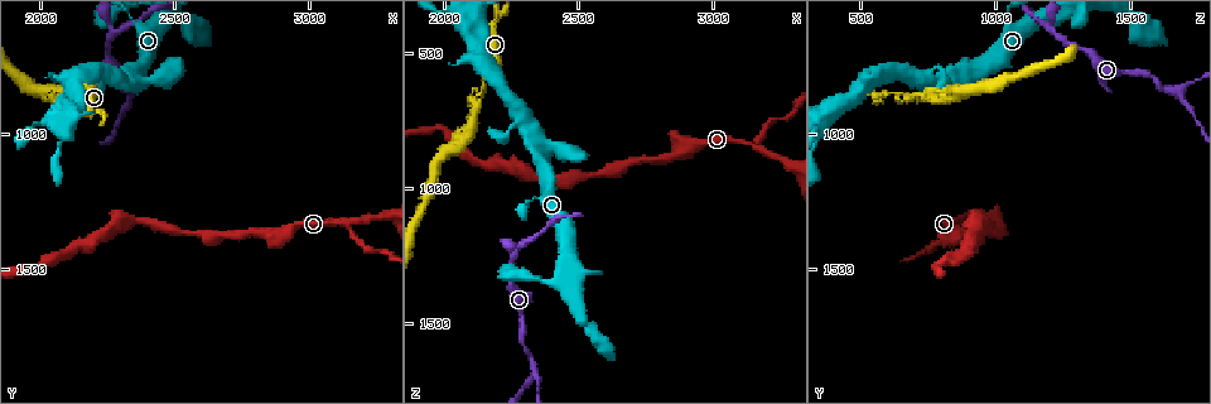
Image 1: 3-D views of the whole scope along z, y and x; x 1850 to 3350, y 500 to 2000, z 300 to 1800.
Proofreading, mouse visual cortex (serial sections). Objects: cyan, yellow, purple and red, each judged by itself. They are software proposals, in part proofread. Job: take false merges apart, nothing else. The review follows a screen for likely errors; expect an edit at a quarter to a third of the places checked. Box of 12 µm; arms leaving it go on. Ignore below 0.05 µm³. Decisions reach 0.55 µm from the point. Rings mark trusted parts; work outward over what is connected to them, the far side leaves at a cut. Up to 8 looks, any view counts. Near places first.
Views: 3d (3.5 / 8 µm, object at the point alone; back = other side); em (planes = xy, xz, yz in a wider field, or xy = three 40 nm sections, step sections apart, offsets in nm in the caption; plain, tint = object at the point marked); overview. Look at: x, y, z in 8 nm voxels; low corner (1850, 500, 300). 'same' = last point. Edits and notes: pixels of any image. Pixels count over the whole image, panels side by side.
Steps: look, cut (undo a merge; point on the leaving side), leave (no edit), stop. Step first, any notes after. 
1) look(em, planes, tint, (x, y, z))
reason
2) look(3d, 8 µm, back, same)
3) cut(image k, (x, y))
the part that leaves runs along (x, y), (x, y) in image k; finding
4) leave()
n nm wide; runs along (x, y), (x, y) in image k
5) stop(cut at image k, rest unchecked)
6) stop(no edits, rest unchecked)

look(3d, 8 µm, (2280, 630, 1230))

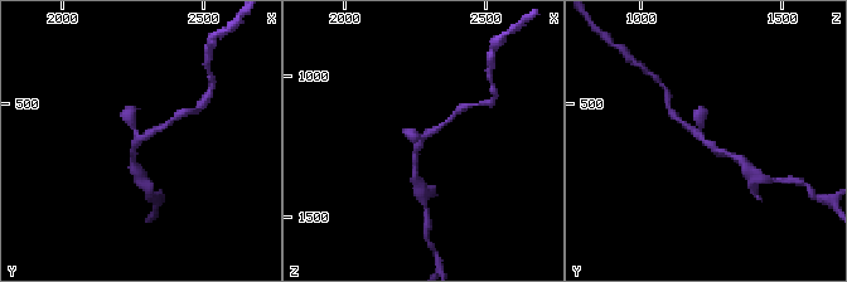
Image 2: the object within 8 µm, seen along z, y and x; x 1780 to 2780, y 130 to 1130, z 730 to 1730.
look(3d, 3.5 µm, back, (2280, 640, 1220))
zoom in

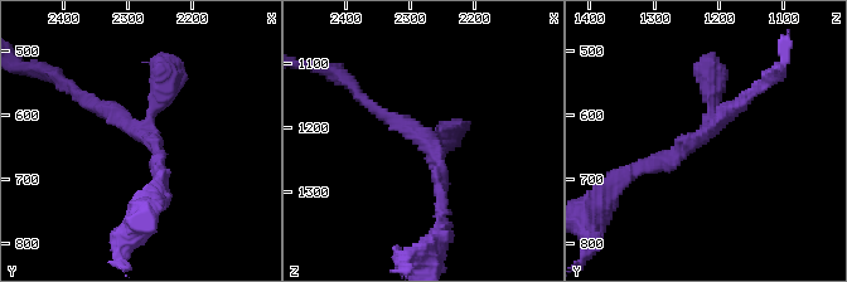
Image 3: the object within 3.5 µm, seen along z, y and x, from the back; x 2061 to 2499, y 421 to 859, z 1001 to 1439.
look(em, xy, step 1, tint, (2270, 630, 1225))
3 arms; arms of 150, 200, 300 nm

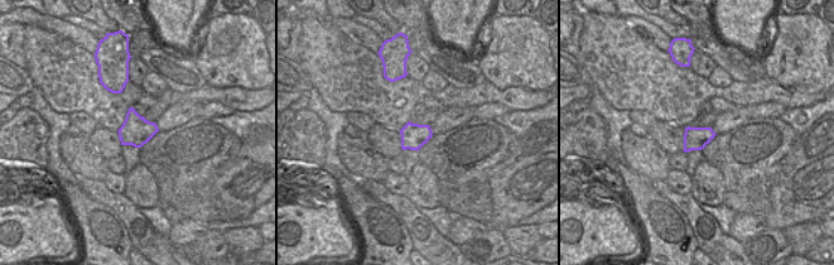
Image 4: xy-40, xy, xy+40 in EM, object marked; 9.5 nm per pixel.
leave()
240 nm wide; runs along (443, 213), (435, 151), (366, 101) in image 3; all the same cell

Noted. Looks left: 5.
look(3d, 3.5 µm, (3140, 1350, 830))
three-way junction

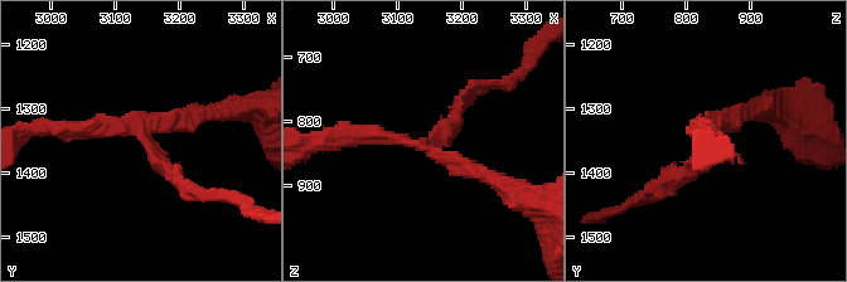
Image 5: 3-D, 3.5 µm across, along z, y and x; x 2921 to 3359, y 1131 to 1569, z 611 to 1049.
look(em, xy, step 5, tint, (3145, 1355, 835))
3 arms; arms of 200, 200, 250 nm; shape alone is not enough

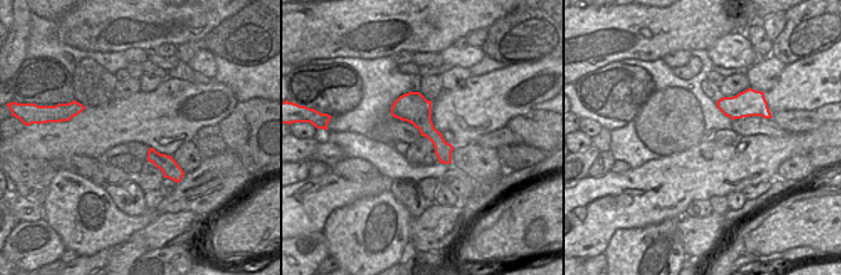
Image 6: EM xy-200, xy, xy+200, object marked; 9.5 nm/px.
look(em, xy, step 2, tint, same)
cut it another way

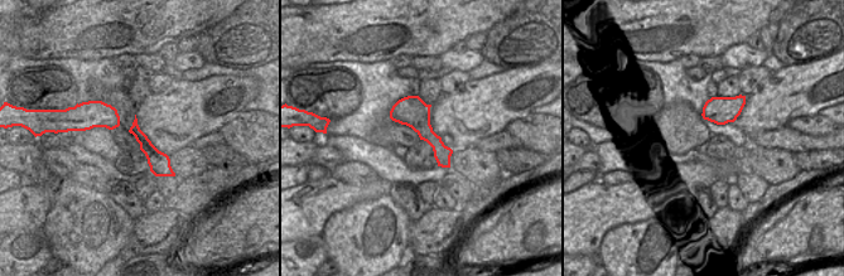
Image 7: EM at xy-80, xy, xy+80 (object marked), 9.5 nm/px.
cut(image 5, (456, 124))
280 nm wide; the part that leaves runs along (429, 142), (479, 87), (502, 84) in image 5; a second cell is stuck on

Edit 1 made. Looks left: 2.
stop(cut at image 5, rest unchecked)

